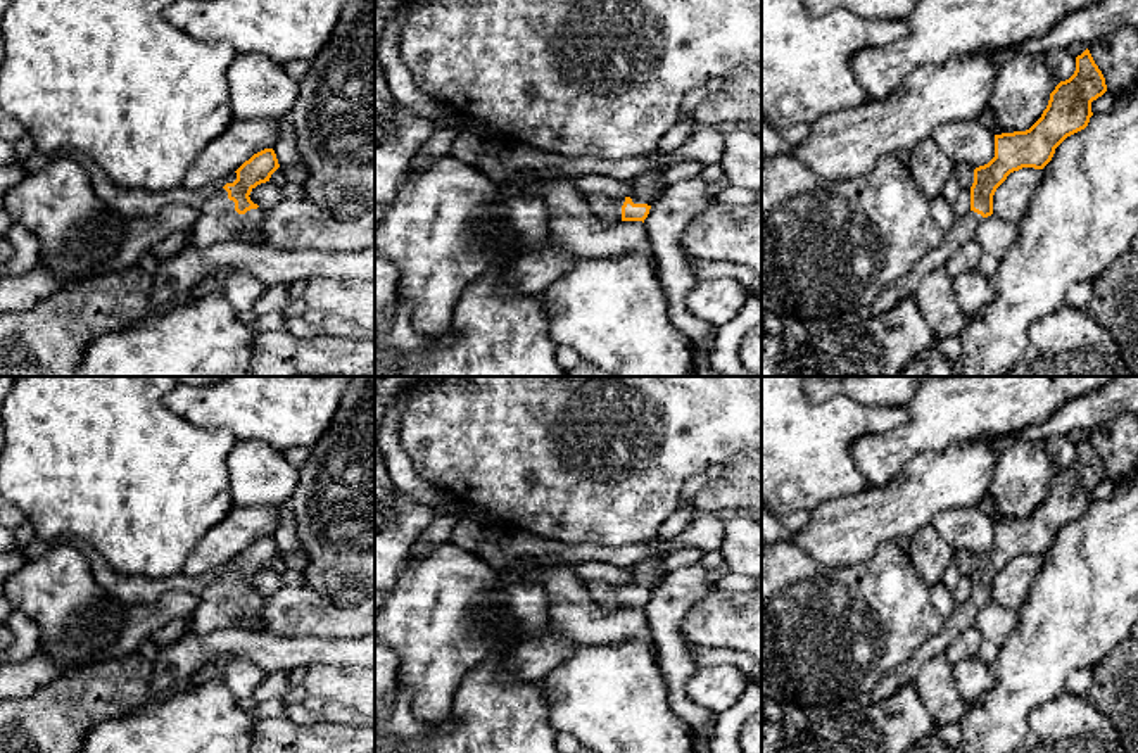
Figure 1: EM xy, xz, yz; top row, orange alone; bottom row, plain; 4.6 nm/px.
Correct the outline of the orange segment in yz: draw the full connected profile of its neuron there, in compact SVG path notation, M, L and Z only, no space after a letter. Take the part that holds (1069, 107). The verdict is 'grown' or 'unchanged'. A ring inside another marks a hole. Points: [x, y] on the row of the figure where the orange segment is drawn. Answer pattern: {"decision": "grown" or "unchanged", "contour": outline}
{"decision": "grown", "contour": "M1086 48L1076 57L1074 74L1050 93L1041 117L1026 131L995 135L995 157L974 169L970 211L955 216L936 247L898 282L888 285L872 302L872 314L882 314L914 295L924 275L941 269L976 237L981 221L993 214L993 195L1007 176L1022 168L1043 169L1055 149L1090 123L1091 102L1107 92L1105 78Z"}

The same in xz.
{"decision": "grown", "contour": "M675 155L663 157L663 164L653 166L635 176L632 193L629 197L615 197L606 193L589 193L585 202L594 216L599 219L615 221L642 221L648 218L651 204L661 195L663 183L660 173L665 166L675 161Z"}

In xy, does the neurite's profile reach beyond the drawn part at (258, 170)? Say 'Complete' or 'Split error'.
Split error

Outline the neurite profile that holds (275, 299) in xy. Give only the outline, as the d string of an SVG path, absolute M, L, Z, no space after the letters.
M275 285L268 287L262 297L256 302L256 314L285 314L287 306L290 302L288 285Z

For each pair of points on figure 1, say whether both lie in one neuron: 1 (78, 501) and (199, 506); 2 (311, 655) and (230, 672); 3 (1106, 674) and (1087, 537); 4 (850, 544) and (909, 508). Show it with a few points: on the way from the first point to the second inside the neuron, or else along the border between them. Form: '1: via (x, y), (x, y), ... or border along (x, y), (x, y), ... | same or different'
1: via (107, 501), (116, 501), (123, 508), (170, 506) | same
2: border along (235, 657), (252, 660), (266, 674) | different
3: border along (1119, 643), (1092, 669) | different
4: via (864, 531), (879, 515), (895, 512) | same

